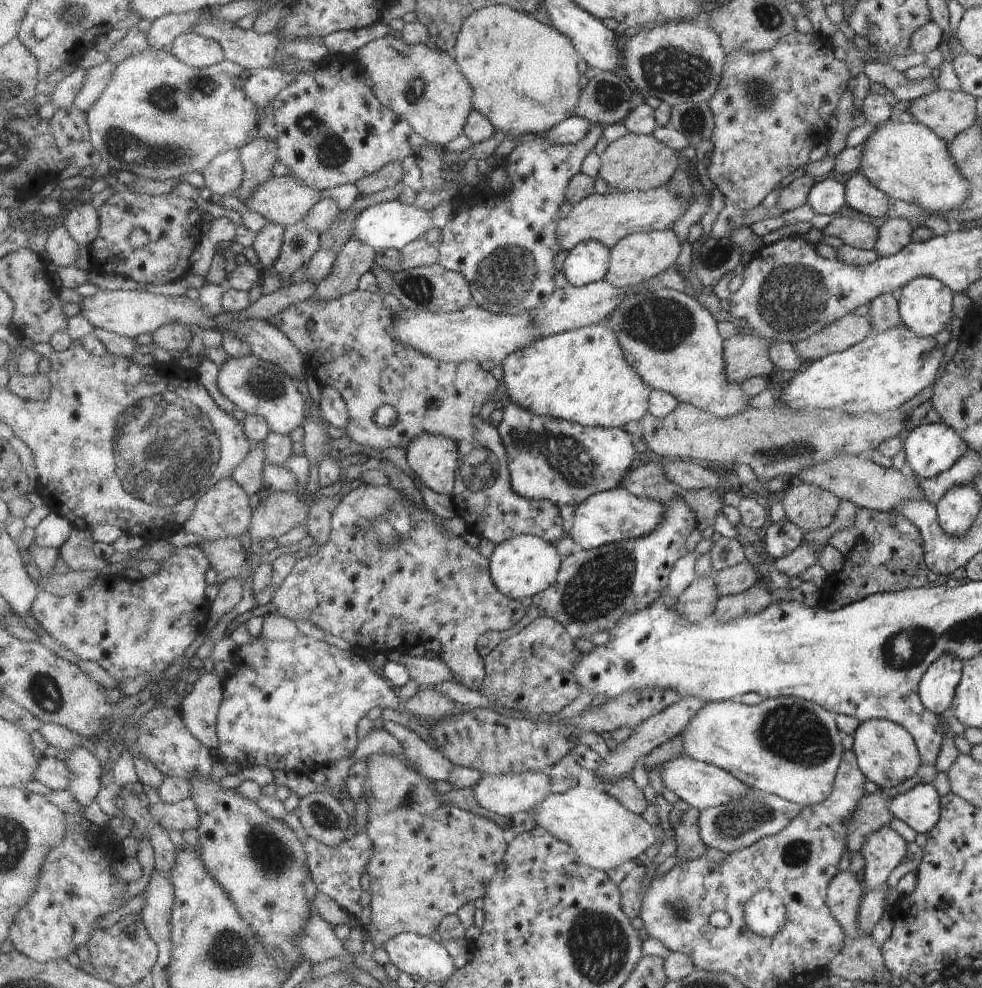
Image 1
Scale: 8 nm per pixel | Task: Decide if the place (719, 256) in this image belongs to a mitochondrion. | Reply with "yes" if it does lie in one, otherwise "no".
yes

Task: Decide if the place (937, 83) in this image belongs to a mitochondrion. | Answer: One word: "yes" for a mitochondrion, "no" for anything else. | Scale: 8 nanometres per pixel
no

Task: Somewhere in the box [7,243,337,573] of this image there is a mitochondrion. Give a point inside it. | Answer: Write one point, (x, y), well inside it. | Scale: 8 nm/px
(165, 449)

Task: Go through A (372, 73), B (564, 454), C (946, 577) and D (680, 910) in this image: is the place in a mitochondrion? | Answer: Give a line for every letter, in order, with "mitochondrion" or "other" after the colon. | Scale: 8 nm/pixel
A: other
B: mitochondrion
C: other
D: mitochondrion

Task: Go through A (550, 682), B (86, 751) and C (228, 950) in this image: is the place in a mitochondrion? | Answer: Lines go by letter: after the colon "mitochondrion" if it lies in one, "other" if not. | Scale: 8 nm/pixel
A: mitochondrion
B: other
C: mitochondrion

